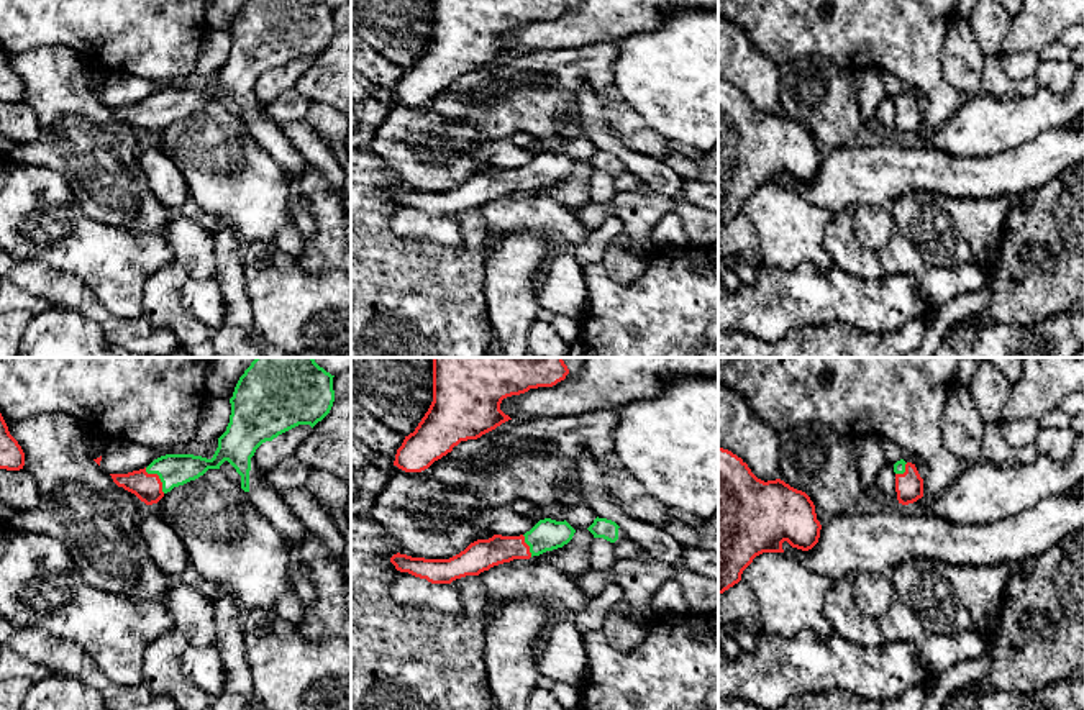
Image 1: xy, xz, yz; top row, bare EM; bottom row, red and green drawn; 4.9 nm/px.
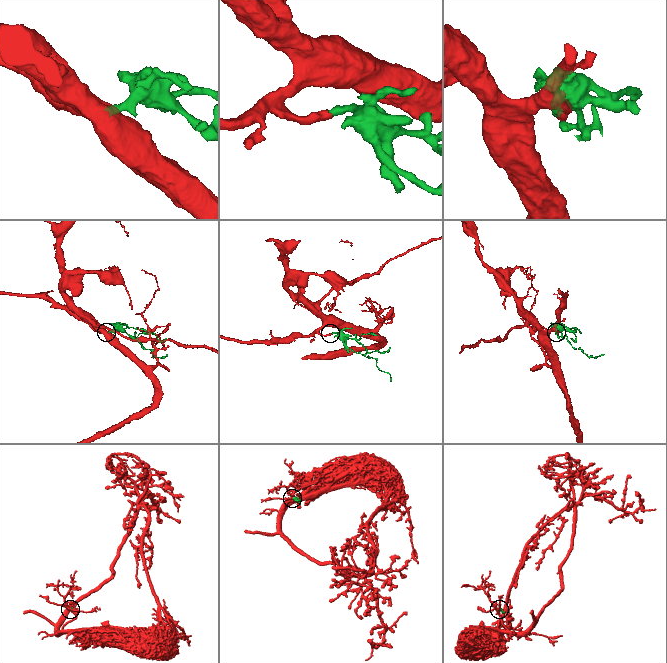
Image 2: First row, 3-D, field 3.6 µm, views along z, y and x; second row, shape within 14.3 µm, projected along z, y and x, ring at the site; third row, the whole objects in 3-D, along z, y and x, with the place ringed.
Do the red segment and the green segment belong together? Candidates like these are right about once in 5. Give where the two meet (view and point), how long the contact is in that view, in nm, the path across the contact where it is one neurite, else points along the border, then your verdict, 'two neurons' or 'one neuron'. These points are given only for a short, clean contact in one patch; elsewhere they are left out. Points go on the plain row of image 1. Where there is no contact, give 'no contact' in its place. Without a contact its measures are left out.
xy (158, 110) | 160 nm | across xy (148, 120), (158, 110), (174, 102) | one neuron

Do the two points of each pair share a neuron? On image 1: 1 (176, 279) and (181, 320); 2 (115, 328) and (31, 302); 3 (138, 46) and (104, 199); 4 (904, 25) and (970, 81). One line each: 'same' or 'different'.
1: same
2: different
3: different
4: different

